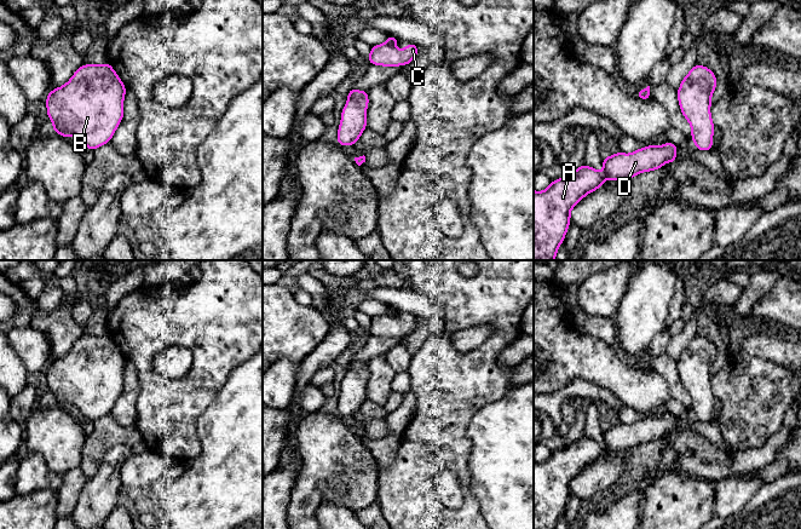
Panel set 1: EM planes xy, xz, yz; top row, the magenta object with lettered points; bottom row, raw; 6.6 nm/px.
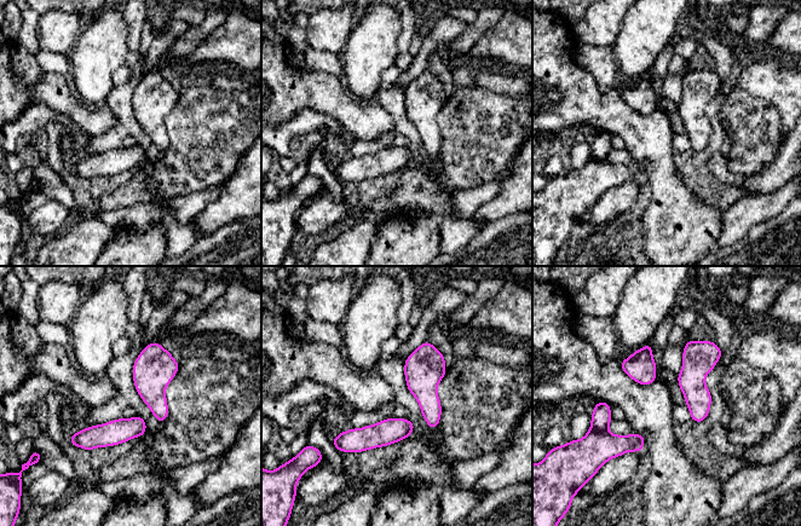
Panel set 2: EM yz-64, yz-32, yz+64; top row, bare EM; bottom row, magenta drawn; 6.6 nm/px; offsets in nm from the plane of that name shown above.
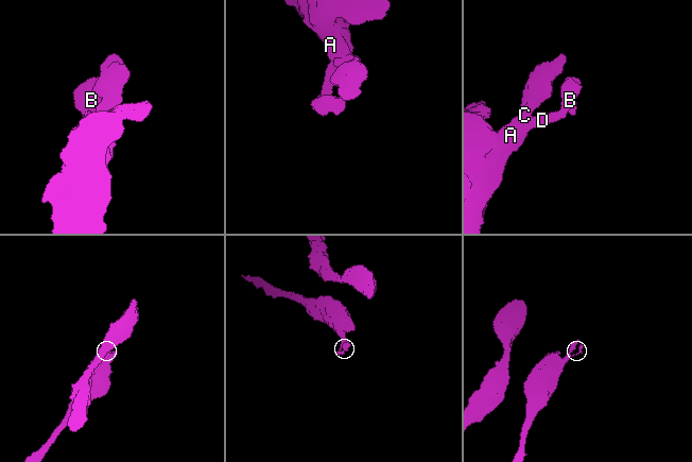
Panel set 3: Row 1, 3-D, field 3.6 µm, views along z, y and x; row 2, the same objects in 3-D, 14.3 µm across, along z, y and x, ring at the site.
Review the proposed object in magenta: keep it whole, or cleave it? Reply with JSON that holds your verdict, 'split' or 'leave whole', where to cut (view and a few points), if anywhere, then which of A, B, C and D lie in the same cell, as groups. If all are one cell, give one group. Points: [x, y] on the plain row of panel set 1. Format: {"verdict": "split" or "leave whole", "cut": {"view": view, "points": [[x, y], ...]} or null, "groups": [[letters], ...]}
{"verdict": "leave whole", "cut": null, "groups": [["A", "B", "C", "D"]]}

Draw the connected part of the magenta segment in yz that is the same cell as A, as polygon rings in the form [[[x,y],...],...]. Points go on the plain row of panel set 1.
[[[668,413],[663,416],[647,416],[632,425],[616,424],[604,429],[600,445],[595,439],[582,436],[569,447],[551,453],[544,462],[534,461],[534,529],[555,529],[571,494],[570,482],[588,465],[603,459],[605,450],[613,453],[632,450],[639,444],[659,441],[667,433],[676,432],[678,418]]]

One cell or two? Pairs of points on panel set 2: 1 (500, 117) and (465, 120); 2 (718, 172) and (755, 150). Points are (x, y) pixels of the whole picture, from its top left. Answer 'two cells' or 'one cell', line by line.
1: one cell
2: two cells

